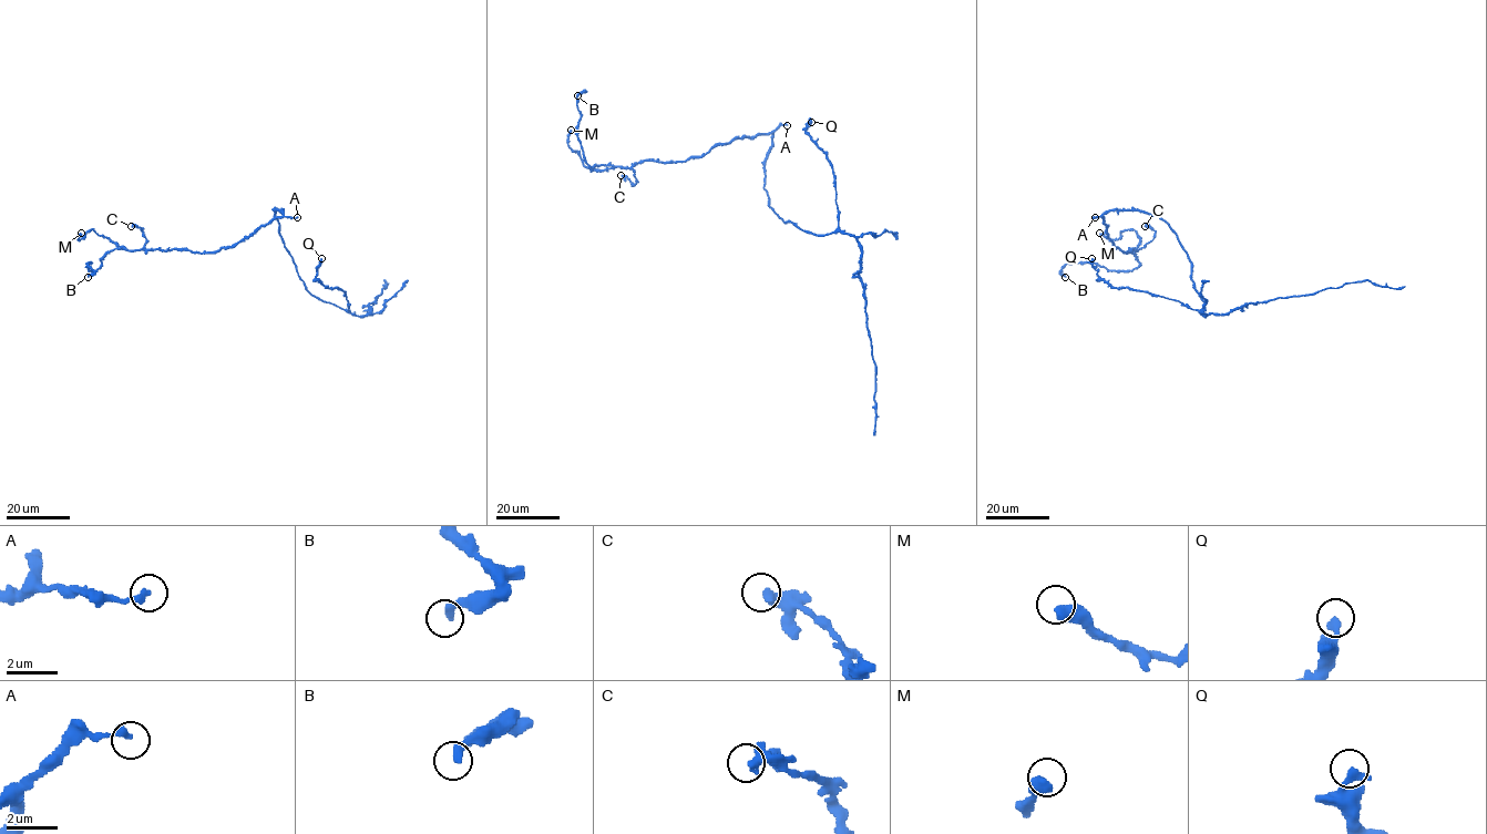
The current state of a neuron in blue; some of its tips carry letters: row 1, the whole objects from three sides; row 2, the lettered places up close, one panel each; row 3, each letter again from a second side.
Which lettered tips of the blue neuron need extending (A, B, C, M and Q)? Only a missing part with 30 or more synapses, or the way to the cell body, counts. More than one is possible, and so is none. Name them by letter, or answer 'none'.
none

